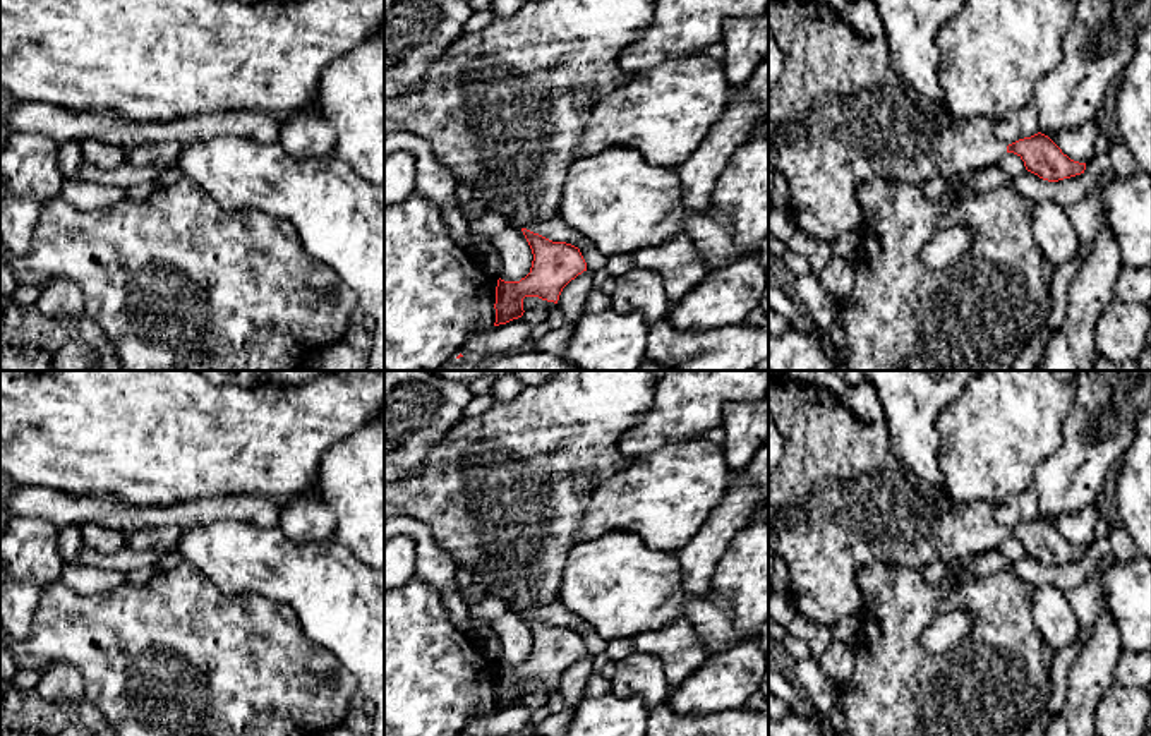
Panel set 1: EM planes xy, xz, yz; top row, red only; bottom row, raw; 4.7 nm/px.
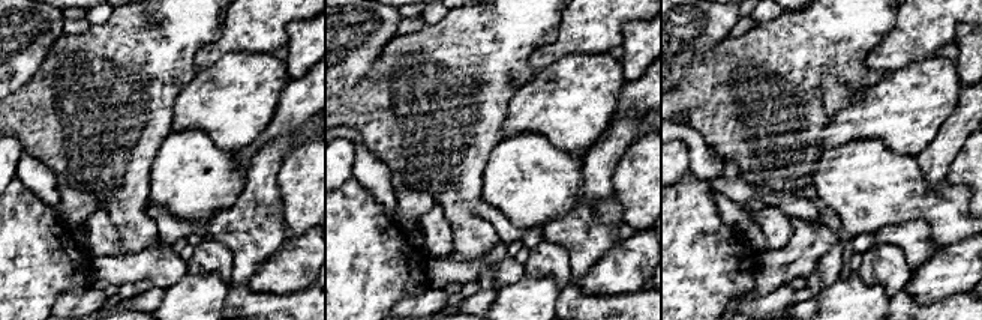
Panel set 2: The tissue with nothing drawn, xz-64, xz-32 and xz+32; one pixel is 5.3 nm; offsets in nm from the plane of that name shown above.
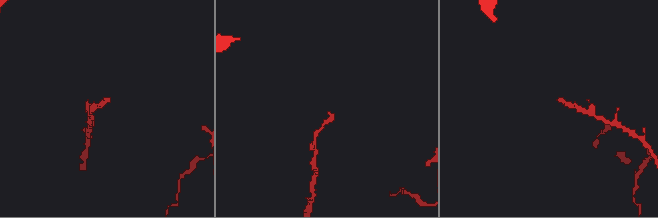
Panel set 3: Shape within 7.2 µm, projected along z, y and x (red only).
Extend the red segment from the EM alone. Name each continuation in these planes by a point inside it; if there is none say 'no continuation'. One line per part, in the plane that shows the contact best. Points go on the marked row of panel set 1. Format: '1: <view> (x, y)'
1: yz (846, 117)

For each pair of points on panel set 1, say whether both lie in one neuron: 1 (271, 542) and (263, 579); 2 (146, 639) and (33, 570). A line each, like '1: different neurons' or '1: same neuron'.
1: same neuron
2: different neurons

